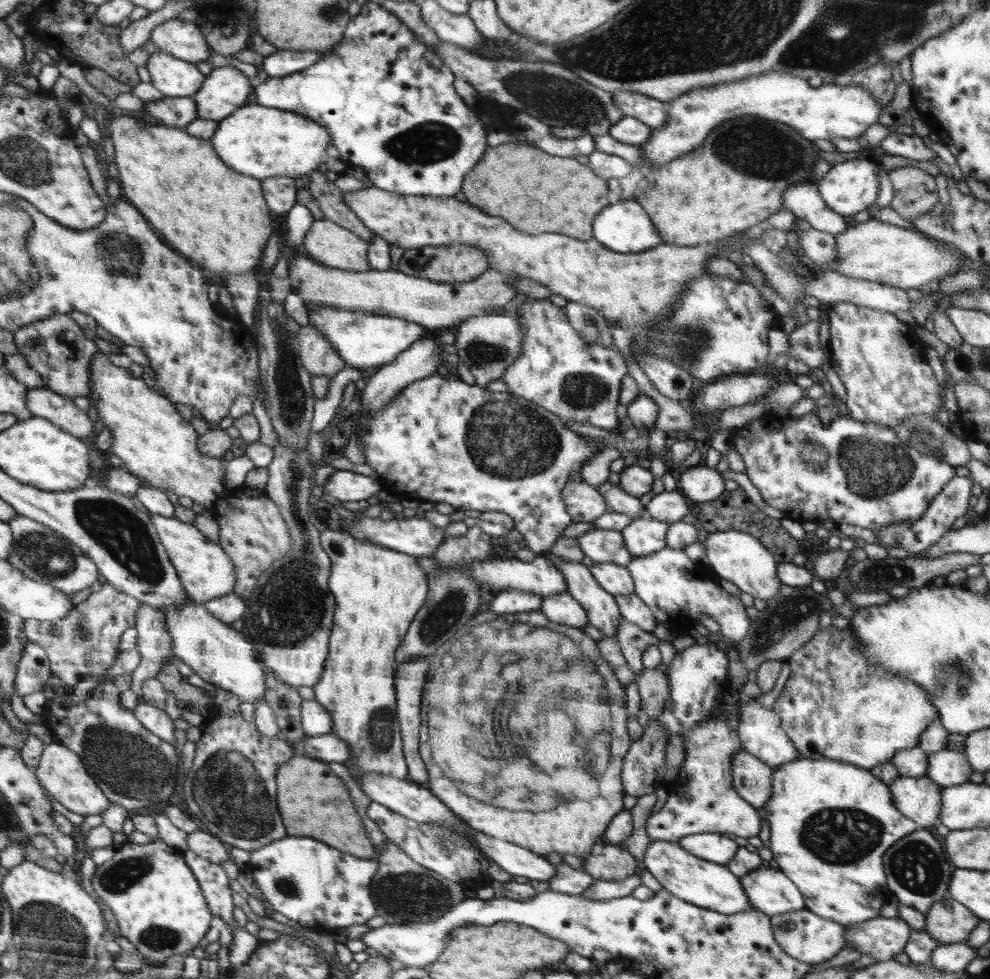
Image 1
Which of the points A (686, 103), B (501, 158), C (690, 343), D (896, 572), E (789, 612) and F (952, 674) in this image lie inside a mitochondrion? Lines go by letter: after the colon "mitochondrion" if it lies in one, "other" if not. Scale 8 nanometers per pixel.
A: other
B: other
C: mitochondrion
D: mitochondrion
E: mitochondrion
F: mitochondrion

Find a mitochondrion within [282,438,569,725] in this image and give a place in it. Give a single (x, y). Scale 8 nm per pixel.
(449, 611)

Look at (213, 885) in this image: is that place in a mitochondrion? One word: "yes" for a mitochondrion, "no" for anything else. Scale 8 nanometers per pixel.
no

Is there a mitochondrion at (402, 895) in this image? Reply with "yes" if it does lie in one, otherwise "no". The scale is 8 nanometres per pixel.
yes

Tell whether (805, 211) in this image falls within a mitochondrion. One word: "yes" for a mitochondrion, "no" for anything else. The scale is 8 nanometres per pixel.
no

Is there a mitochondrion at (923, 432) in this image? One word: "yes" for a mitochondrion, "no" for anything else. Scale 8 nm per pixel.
yes

